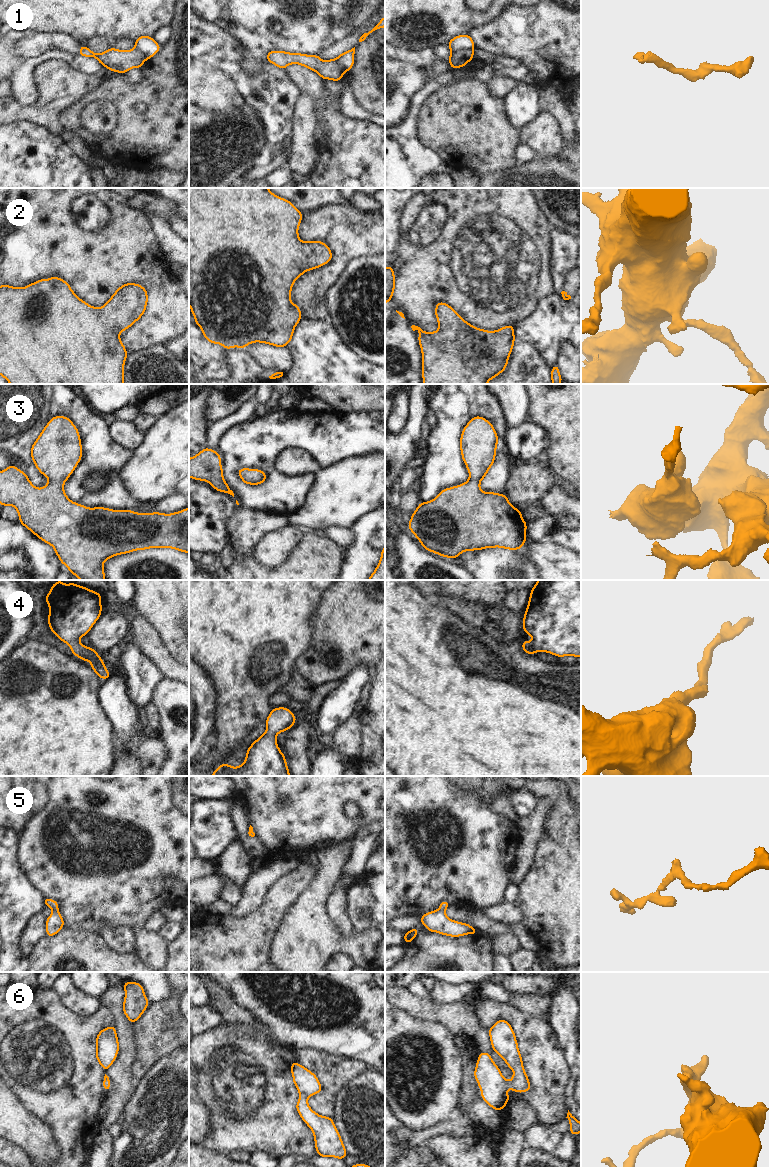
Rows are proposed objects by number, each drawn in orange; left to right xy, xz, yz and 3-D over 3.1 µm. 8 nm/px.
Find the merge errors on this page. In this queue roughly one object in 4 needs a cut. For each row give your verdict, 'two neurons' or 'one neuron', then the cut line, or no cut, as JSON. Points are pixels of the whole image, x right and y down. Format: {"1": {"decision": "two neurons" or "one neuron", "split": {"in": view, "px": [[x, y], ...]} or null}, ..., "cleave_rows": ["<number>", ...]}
{"1": {"decision": "two neurons", "split": {"in": "yz", "px": [[473, 49], [458, 50], [448, 60]]}}, "2": {"decision": "one neuron", "split": null}, "3": {"decision": "one neuron", "split": null}, "4": {"decision": "one neuron", "split": null}, "5": {"decision": "one neuron", "split": null}, "6": {"decision": "one neuron", "split": null}, "cleave_rows": ["1"]}

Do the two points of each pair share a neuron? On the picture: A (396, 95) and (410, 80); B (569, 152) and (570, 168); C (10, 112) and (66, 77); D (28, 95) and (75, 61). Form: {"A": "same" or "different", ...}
{"A": "same", "B": "same", "C": "same", "D": "same"}

